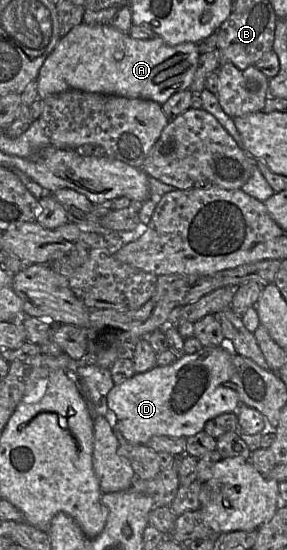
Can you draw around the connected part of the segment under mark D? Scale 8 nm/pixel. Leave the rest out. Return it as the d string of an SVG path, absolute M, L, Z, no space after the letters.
M226 346L220 347L203 347L199 352L193 354L183 354L179 356L172 364L166 366L155 366L144 373L135 373L132 377L125 381L114 384L112 389L107 394L108 410L114 415L119 431L122 436L132 444L145 445L147 441L153 436L169 436L177 438L186 438L197 434L204 430L205 423L223 413L235 413L237 406L239 406L239 396L236 389L231 383L232 378L232 359L233 353Z

